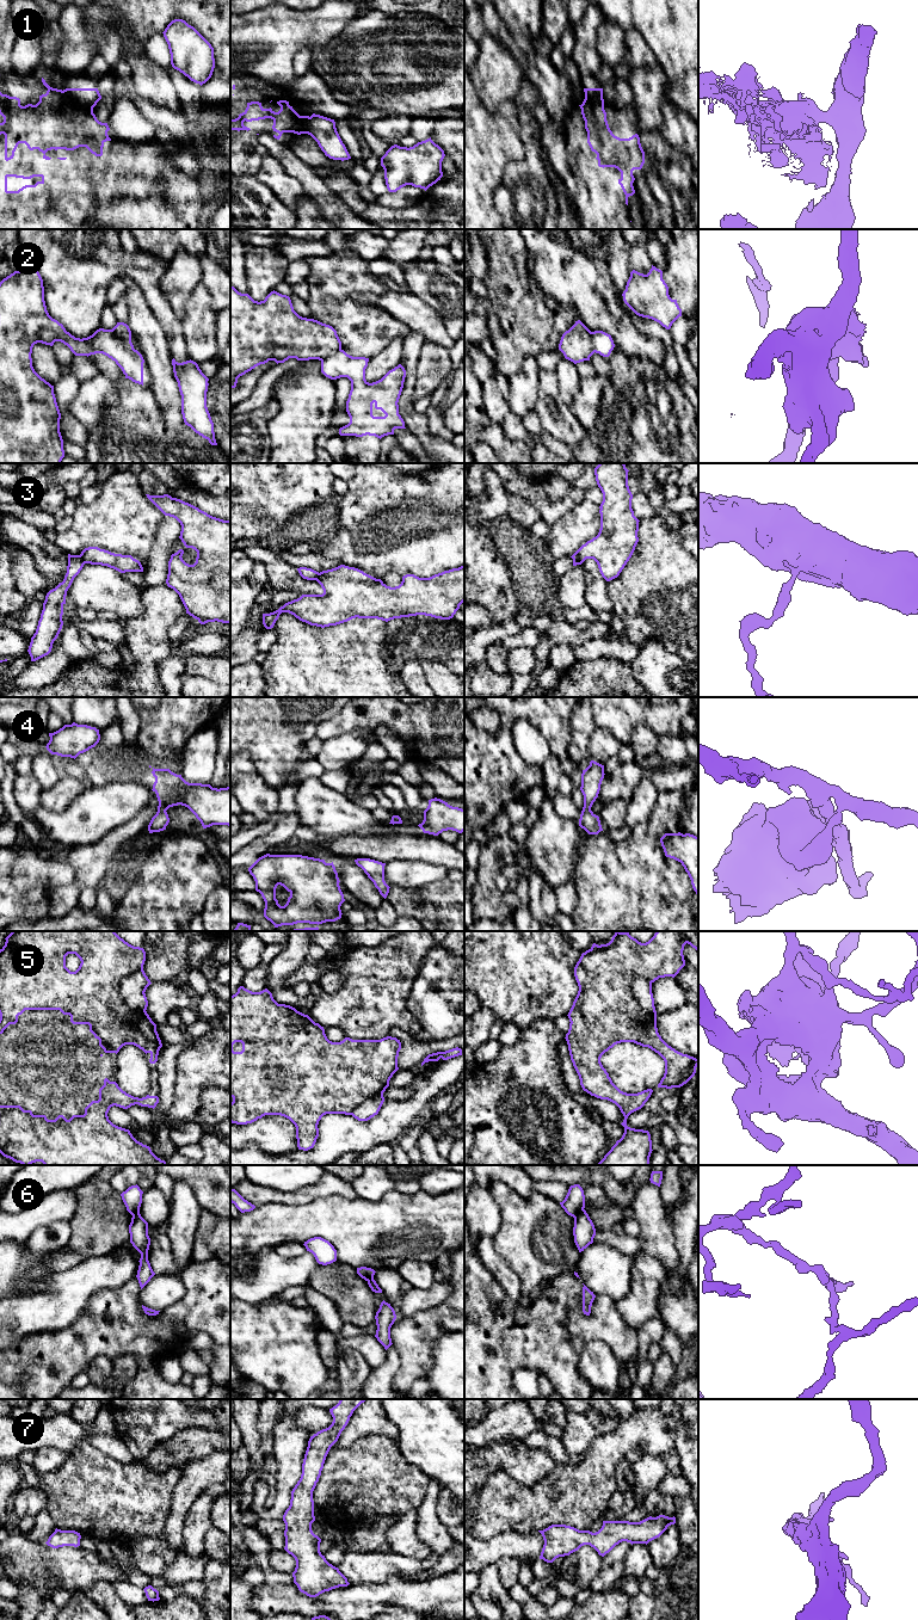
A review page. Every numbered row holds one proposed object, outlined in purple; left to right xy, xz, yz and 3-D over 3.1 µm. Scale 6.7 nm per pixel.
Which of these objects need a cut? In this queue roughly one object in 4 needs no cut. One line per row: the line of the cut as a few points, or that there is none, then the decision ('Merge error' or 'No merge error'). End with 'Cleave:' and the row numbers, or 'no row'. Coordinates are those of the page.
1: Split along xy (63, 90), (92, 110). Merge error
2: Split along xz (340, 349), (321, 361). Merge error
3: Split along xy (79, 555), (85, 562). Merge error
4: Split along xy (165, 810), (158, 811). Merge error
5: Split along xy (142, 967), (125, 975), (119, 989), (123, 1002), (139, 1012). Merge error
6: Split along yz (583, 1208), (574, 1218). Merge error
7: No split. No merge error
Cleave: 1, 2, 3, 4, 5, 6

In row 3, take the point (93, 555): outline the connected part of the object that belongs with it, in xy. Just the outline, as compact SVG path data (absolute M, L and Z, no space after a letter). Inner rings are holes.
M98 547L85 548L80 556L85 563L107 566L121 573L143 572L141 562L131 555L115 554Z

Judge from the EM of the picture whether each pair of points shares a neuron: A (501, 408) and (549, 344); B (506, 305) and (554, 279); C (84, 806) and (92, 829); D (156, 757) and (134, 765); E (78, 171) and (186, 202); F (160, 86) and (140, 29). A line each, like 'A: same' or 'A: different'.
A: different
B: different
C: same
D: different
E: same
F: different

